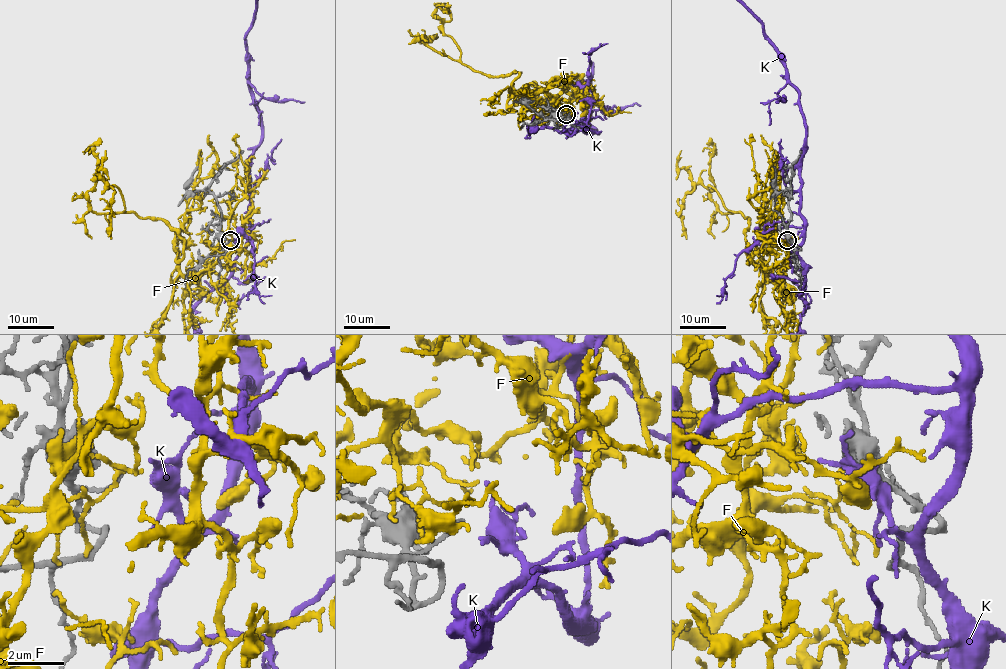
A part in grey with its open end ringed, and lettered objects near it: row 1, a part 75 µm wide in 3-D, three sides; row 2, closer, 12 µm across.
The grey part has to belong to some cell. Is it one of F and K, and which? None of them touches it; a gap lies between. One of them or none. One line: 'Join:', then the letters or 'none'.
Join: K

